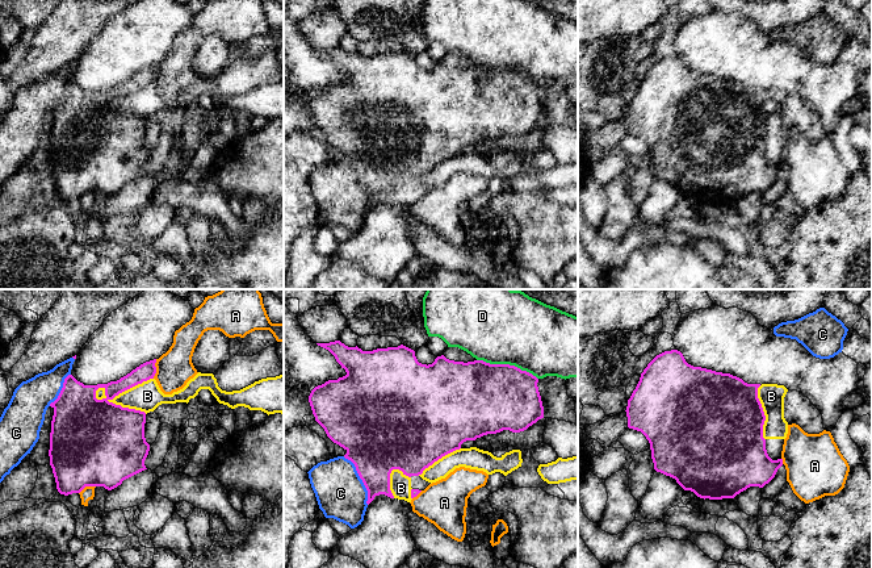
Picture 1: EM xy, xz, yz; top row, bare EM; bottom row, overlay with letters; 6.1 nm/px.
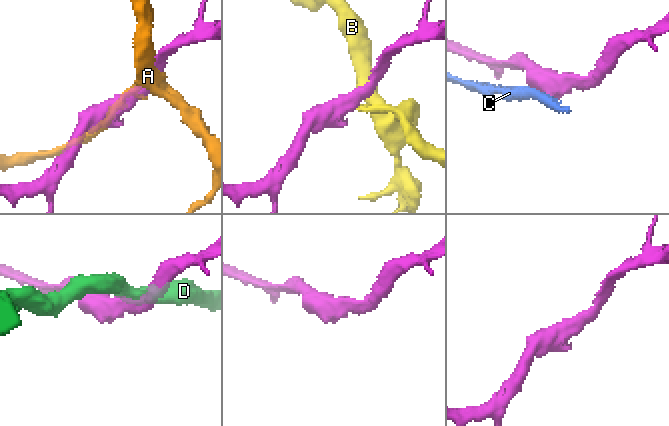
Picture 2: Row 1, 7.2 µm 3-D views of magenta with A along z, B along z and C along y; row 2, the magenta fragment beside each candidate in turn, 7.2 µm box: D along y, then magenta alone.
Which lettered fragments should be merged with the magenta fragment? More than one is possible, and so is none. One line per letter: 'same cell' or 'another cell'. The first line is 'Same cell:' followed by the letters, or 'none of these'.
Same cell: none of these
A: another cell
B: another cell
C: another cell
D: another cell

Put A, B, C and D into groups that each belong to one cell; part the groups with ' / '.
A / B / C / D

